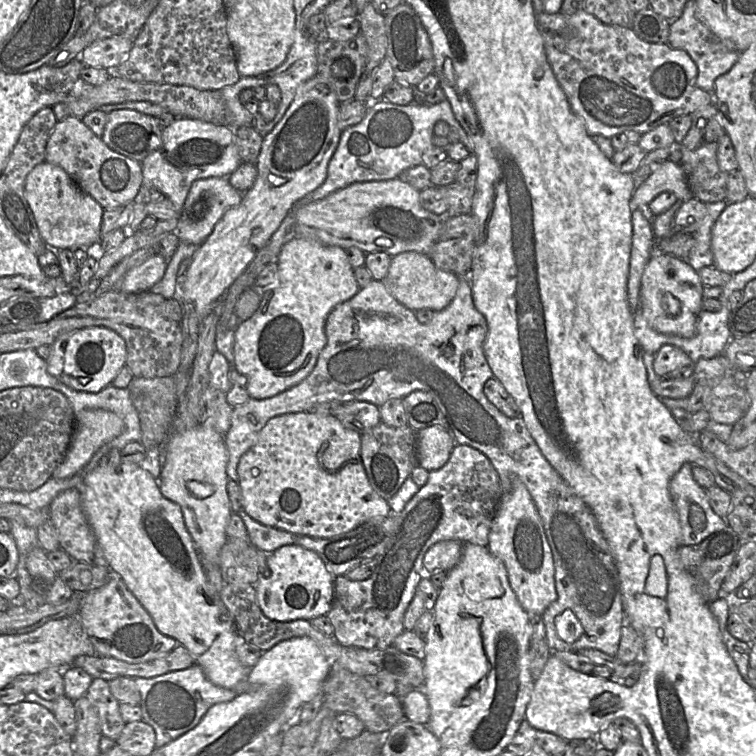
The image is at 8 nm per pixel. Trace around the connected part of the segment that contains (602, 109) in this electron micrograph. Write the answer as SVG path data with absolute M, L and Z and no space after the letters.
M583 10L572 15L542 12L535 15L535 21L555 78L571 110L583 121L590 136L601 135L611 139L625 131L642 135L660 124L669 123L675 117L690 115L714 103L713 95L698 87L697 67L683 50L674 49L669 44L645 42L631 29L605 25Z

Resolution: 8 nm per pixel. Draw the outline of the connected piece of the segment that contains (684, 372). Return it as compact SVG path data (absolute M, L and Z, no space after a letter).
M665 344L654 354L653 369L662 380L683 379L692 376L694 362L682 349Z

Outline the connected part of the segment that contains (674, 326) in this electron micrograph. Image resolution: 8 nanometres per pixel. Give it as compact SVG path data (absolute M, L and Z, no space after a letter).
M653 253L641 279L641 313L649 326L660 333L690 338L696 333L699 312L702 310L703 289L697 271L687 260L671 254Z

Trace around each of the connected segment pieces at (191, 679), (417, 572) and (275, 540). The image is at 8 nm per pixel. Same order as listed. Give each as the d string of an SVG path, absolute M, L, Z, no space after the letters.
M197 664L151 678L137 677L134 682L141 695L142 721L153 727L157 749L193 729L211 706L231 701L237 695L232 689L213 684Z
M455 443L450 458L446 462L446 464L438 470L431 471L427 483L422 486L419 491L407 502L407 504L399 514L394 515L393 533L383 553L373 558L376 559L376 566L373 573L367 579L361 581L351 581L345 576L334 577L334 598L331 609L327 613L327 617L333 625L334 631L332 636L335 638L335 640L339 644L346 647L358 647L367 650L385 649L391 646L393 644L394 639L404 630L403 619L406 609L409 606L417 590L419 582L425 577L425 572L423 569L423 558L427 550L435 543L445 540L457 540L462 543L473 543L476 545L487 547L492 521L495 516L501 496L502 489L500 479L497 471L491 464L490 460L483 453L470 446L457 445Z
M244 510L237 513L246 525L250 542L257 548L271 553L281 546L294 544L298 535L264 525L254 520Z

